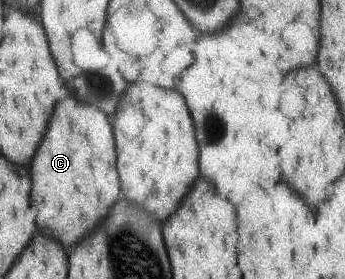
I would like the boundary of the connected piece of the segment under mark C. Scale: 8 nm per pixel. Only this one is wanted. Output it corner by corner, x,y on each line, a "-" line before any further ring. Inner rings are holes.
72,95
56,103
44,139
30,161
32,189
30,211
36,215
36,233
60,241
67,250
78,243
120,198
114,169
114,141
106,115
96,107
82,105

